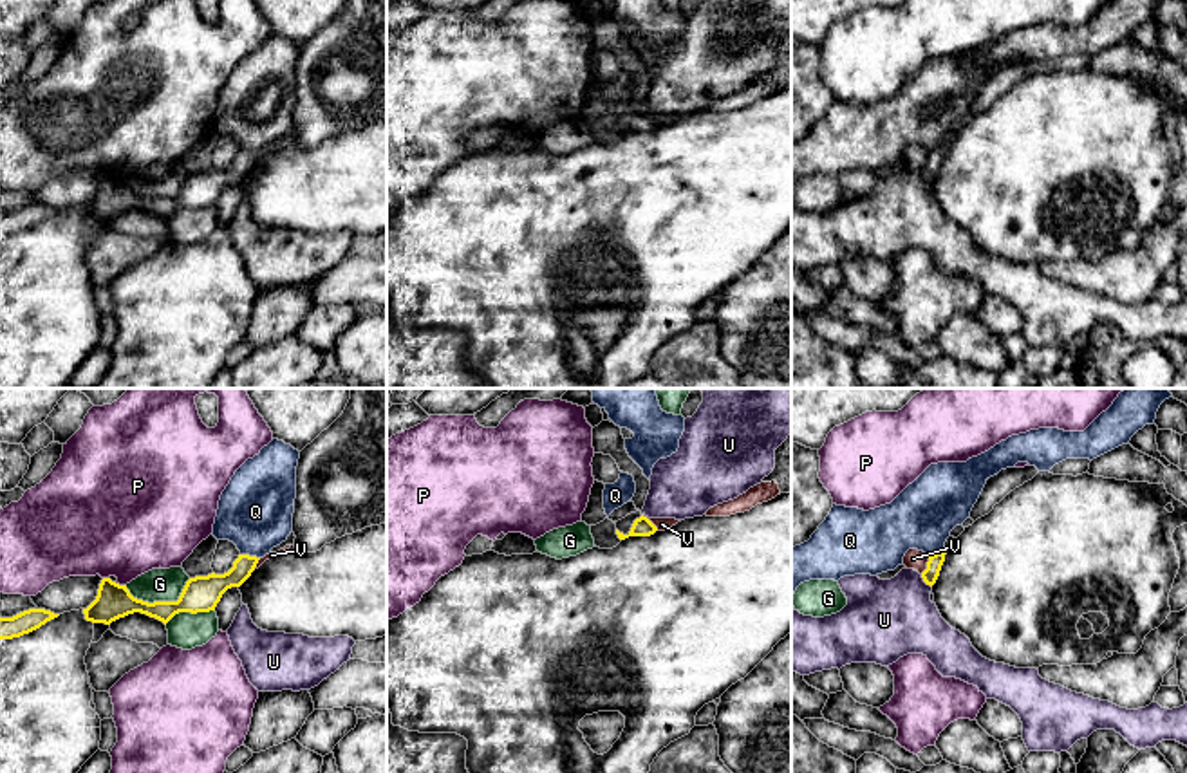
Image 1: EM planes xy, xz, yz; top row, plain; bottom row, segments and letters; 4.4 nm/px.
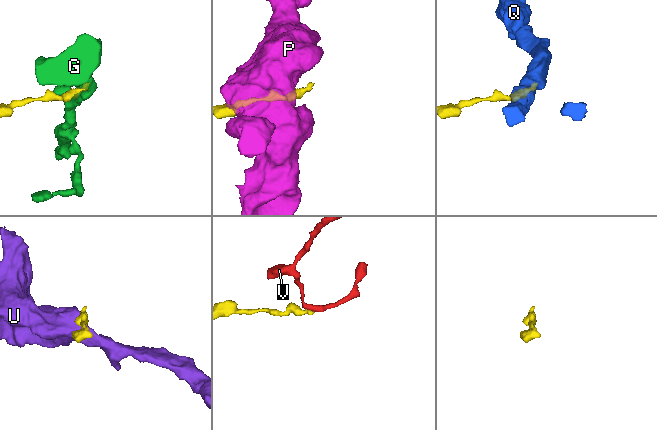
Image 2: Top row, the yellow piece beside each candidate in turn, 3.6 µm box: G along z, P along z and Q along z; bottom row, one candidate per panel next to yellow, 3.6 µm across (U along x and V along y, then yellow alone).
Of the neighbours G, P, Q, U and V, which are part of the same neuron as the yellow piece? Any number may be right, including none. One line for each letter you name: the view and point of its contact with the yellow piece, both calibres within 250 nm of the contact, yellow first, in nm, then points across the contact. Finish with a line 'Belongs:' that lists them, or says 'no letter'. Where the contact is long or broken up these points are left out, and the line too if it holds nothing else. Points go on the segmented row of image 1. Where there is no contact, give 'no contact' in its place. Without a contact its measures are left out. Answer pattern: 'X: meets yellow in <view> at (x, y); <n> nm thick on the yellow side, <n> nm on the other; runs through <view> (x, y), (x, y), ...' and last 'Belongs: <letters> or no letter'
Belongs: no letter

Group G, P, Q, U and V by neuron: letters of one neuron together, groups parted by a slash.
G / P / Q / U / V

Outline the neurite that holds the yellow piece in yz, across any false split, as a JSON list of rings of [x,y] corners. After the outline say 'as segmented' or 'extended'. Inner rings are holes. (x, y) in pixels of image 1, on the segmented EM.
[[[939,551],[932,556],[929,556],[929,562],[927,562],[927,569],[921,573],[921,578],[927,585],[934,585],[938,576],[939,576],[939,571],[941,571],[941,565],[945,562],[945,551]]]; as segmented

